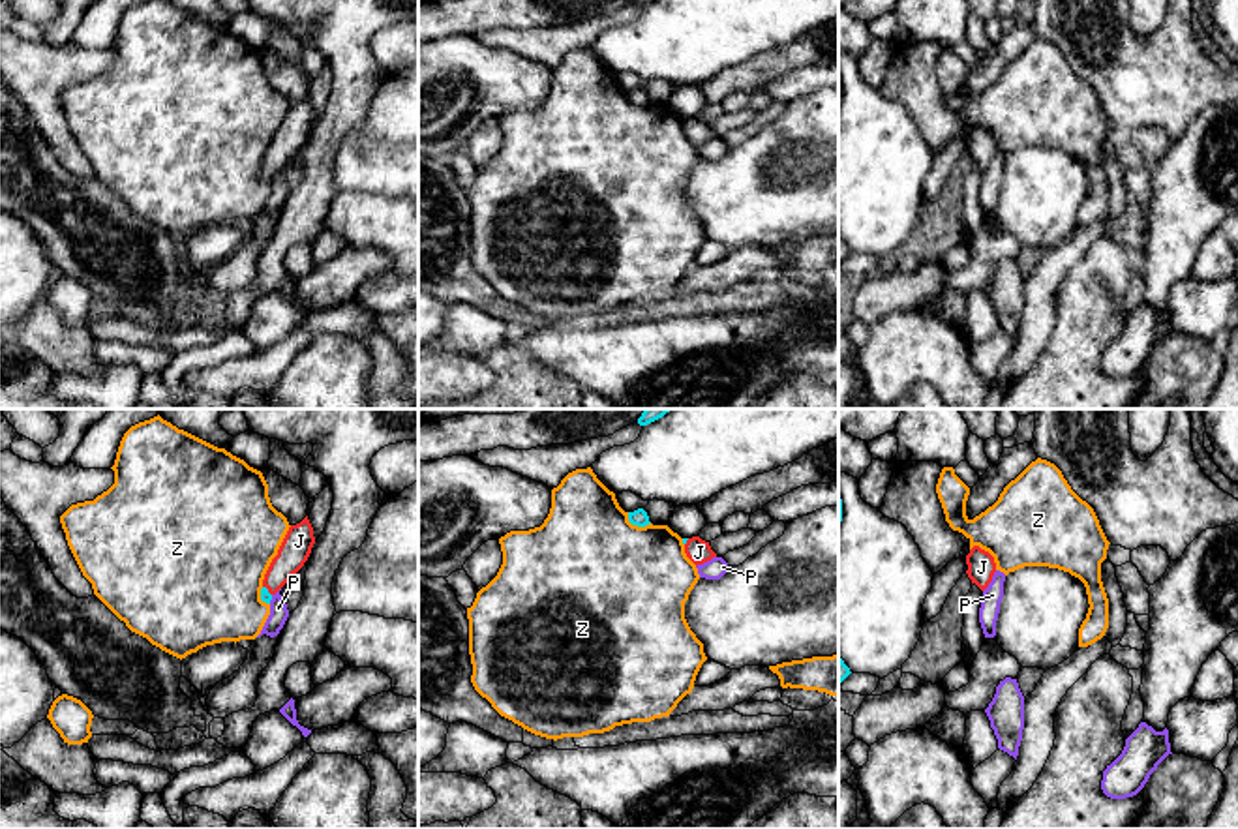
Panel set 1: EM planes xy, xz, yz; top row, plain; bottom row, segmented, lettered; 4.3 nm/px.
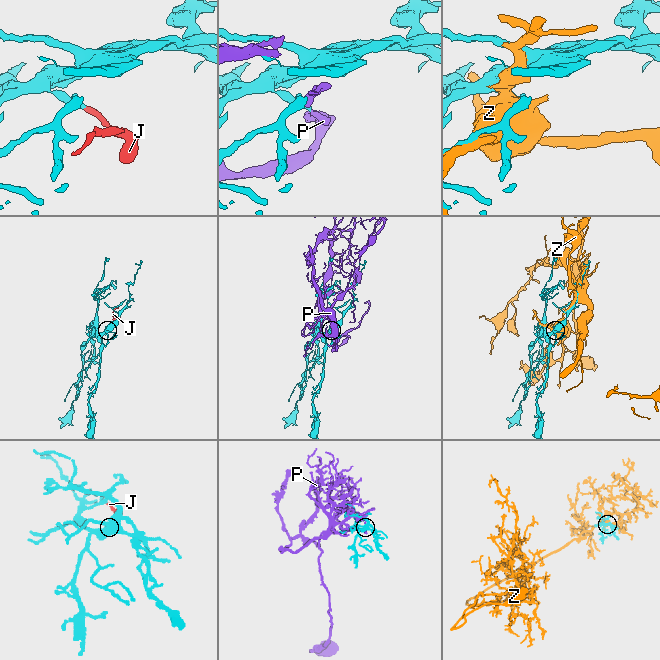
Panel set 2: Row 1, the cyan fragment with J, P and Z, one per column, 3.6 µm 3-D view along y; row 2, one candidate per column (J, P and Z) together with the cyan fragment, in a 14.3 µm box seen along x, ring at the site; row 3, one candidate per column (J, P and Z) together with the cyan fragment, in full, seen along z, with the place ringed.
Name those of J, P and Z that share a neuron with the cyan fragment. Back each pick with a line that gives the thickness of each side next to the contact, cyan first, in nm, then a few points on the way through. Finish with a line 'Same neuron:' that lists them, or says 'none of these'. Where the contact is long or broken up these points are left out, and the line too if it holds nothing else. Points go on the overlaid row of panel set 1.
J: 50/130 nm | across xy (265, 595), (267, 591), (297, 544)
Same neuron: J

